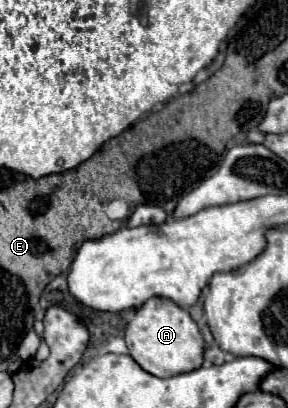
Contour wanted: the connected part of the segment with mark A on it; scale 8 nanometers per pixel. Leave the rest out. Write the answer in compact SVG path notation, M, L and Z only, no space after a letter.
M150 298L144 302L126 328L126 346L130 356L150 374L168 378L192 372L202 366L204 340L190 314L166 298Z

